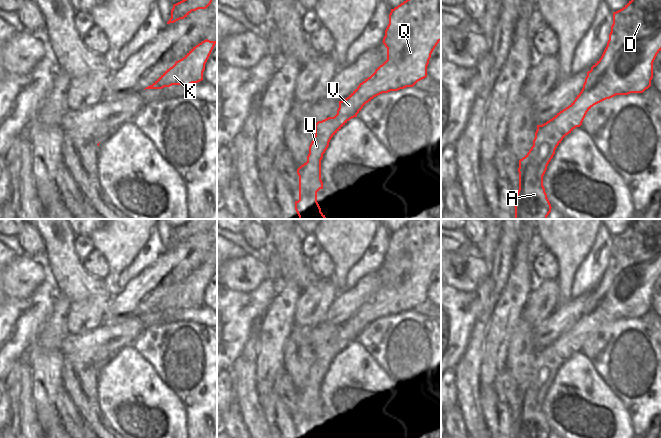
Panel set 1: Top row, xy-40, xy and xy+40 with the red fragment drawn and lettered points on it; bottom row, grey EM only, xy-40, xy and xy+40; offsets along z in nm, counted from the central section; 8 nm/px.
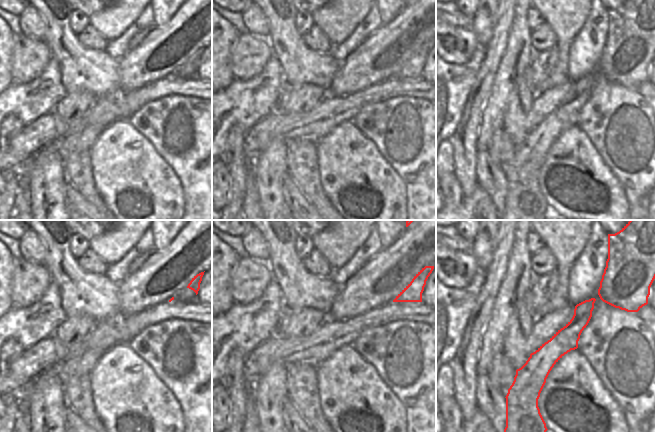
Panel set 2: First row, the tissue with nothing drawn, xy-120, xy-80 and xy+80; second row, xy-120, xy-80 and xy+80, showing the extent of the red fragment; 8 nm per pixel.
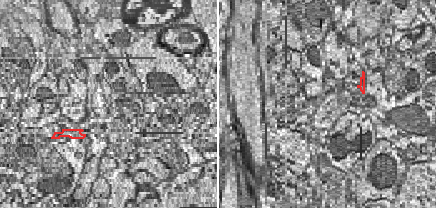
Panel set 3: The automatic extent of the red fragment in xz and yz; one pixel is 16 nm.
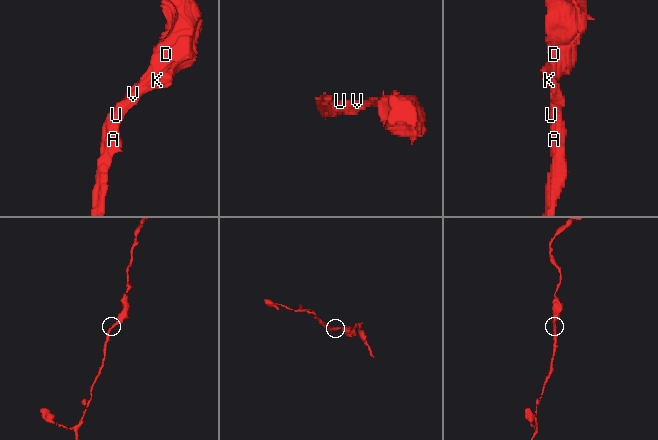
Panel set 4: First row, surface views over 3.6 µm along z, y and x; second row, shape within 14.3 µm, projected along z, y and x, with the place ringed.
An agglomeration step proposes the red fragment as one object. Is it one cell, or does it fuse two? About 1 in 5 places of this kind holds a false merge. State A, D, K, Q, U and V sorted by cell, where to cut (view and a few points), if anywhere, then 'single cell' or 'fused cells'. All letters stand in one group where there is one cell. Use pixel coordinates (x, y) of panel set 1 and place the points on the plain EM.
A D K Q U V | no cut | single cell

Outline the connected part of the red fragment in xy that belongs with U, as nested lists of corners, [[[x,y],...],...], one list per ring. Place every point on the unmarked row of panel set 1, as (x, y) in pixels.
[[[411,219],[406,225],[391,233],[389,248],[385,254],[383,268],[387,272],[387,284],[365,303],[344,324],[334,341],[328,341],[315,348],[315,360],[309,370],[307,386],[297,393],[299,400],[299,424],[295,425],[297,438],[323,438],[317,426],[317,416],[323,413],[321,384],[331,362],[352,342],[357,341],[363,330],[374,321],[413,311],[427,301],[427,290],[431,278],[441,265],[441,219]]]

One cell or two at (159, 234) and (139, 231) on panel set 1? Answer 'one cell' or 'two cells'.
two cells

